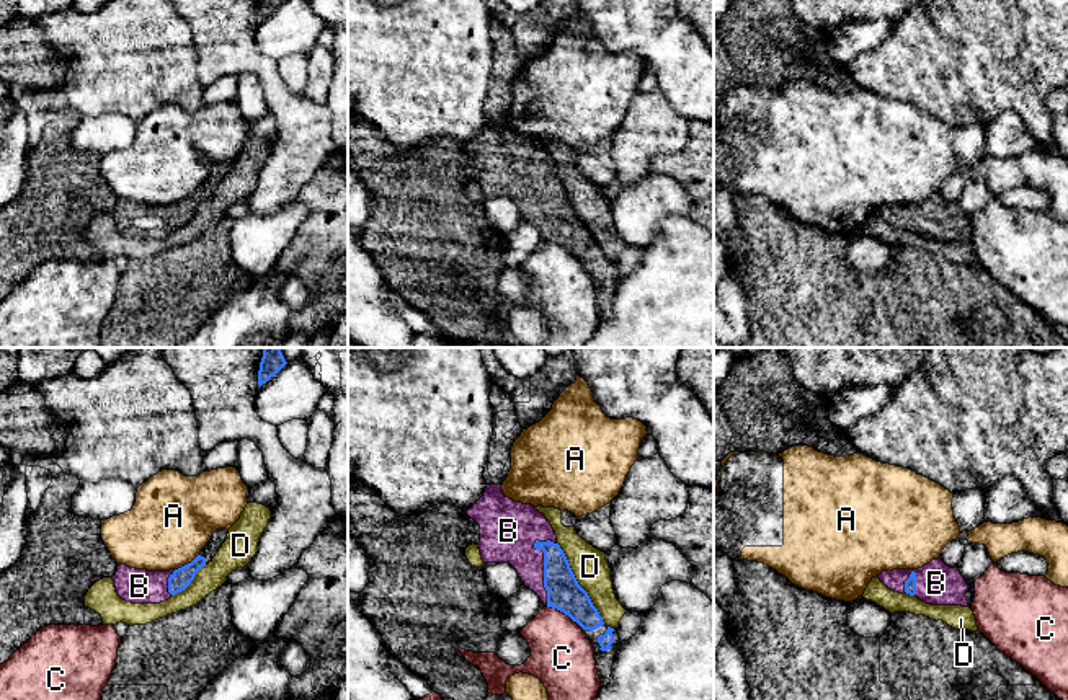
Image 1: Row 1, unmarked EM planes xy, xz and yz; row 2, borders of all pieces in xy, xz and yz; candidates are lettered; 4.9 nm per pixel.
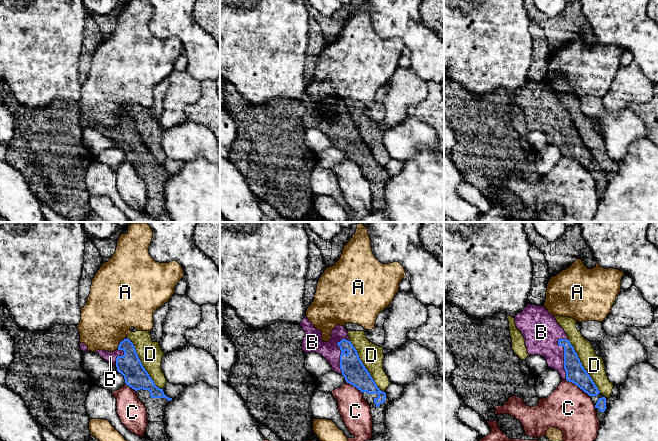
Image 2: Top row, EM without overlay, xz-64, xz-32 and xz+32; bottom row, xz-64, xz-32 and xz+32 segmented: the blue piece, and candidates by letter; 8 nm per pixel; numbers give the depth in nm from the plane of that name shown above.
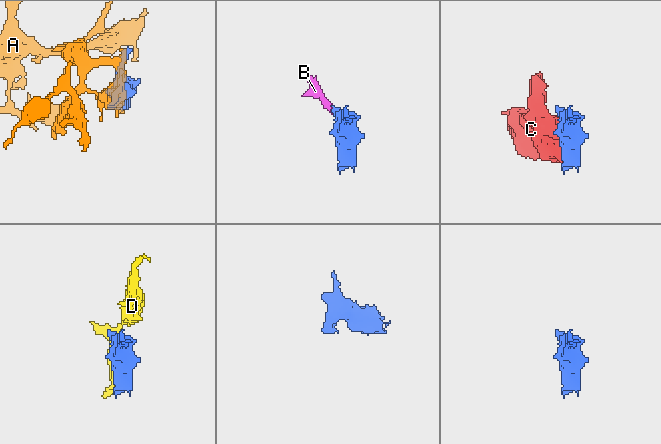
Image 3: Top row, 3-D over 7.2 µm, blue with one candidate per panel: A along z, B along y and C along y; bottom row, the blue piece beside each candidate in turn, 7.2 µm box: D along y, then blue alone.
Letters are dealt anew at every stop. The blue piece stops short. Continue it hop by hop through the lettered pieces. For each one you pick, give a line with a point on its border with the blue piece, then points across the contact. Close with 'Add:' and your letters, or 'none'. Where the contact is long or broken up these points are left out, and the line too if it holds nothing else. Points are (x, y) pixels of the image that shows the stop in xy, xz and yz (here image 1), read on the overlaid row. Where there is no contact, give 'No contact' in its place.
B: Touches blue at xz (544, 570). Path across: xz (564, 593), (544, 570), (508, 534)
Add: B

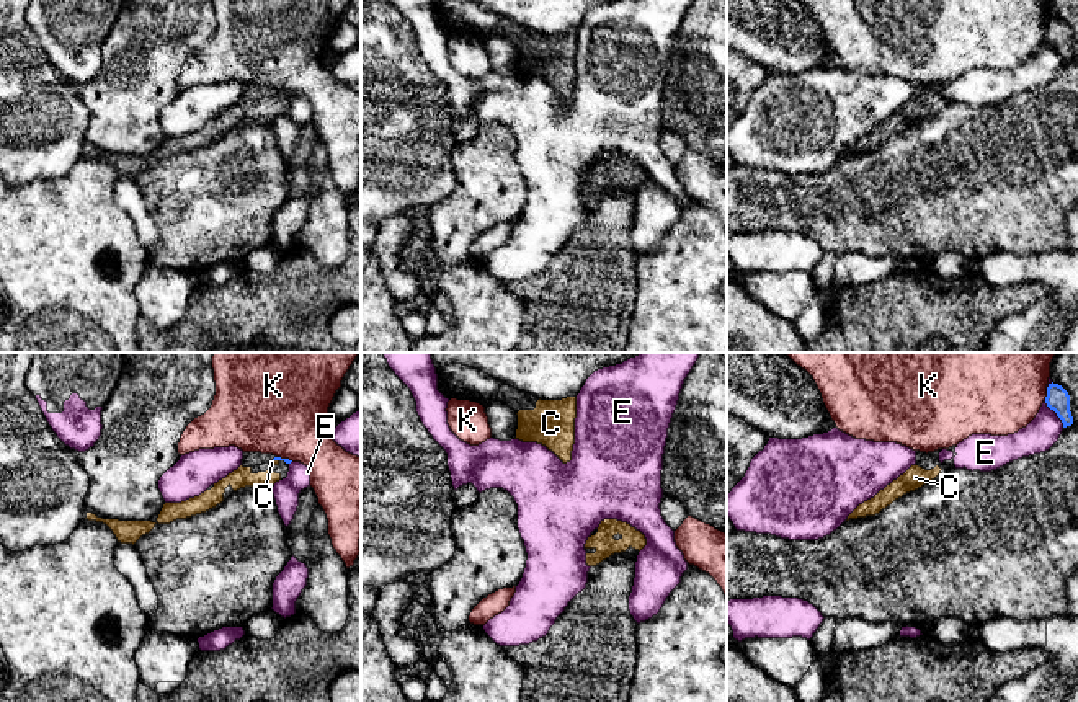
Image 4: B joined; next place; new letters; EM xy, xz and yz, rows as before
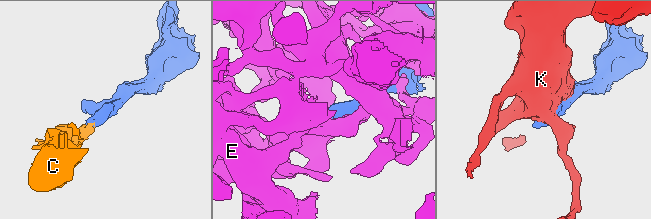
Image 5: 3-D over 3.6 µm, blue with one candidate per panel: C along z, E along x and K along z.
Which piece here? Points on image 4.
C: Touches blue at xy (276, 459)
Add: C

